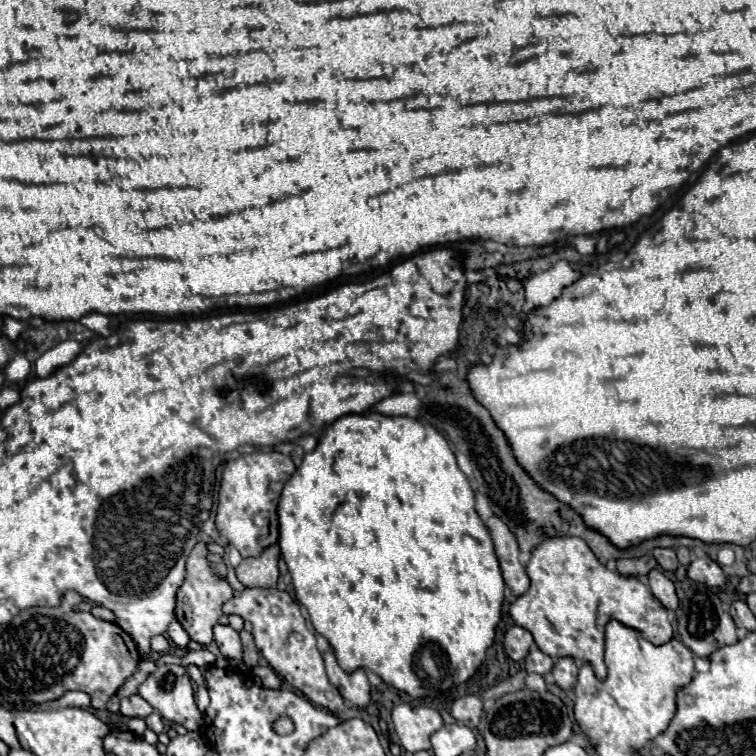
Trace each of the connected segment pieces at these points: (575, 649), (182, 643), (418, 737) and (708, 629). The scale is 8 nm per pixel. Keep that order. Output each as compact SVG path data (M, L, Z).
M548 539L548 543L532 551L526 573L530 577L530 589L510 605L514 623L532 633L542 653L588 663L600 681L606 679L604 627L610 619L636 629L654 645L664 645L674 637L668 613L650 593L648 585L636 577L610 575L582 539Z
M174 621L172 625L170 625L170 629L168 629L168 635L170 635L170 639L178 645L178 647L182 647L182 649L188 649L188 643L190 643L190 637L188 637L188 633L184 631L184 627L178 623L178 621Z
M400 703L392 711L392 723L398 743L410 751L430 751L430 737L436 733L444 721L436 709L430 707L412 707L408 703Z
M684 581L678 587L680 595L680 609L676 611L676 631L680 635L680 641L700 659L708 659L716 649L724 645L734 645L738 641L736 625L732 623L732 617L722 609L720 599L710 587L704 587L696 581Z

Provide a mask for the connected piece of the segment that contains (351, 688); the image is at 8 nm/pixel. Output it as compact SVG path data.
M328 651L324 655L324 663L326 663L328 679L340 691L340 695L346 701L350 701L352 705L356 705L358 709L366 709L366 705L370 703L370 683L366 679L366 673L362 669L358 669L354 673L346 673L338 665L332 651Z

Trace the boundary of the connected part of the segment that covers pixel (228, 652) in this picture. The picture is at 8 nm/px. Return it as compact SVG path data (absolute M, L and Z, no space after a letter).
M216 625L214 627L214 639L218 643L220 653L228 659L232 669L246 671L246 673L250 671L250 667L246 667L244 661L242 661L242 643L240 643L240 637L238 637L238 633L230 625Z

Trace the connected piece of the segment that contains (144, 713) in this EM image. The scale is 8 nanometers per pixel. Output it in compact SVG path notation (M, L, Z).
M130 695L120 701L120 715L124 715L124 719L148 717L152 711L154 711L152 705L144 703L144 699L140 699L140 695Z

